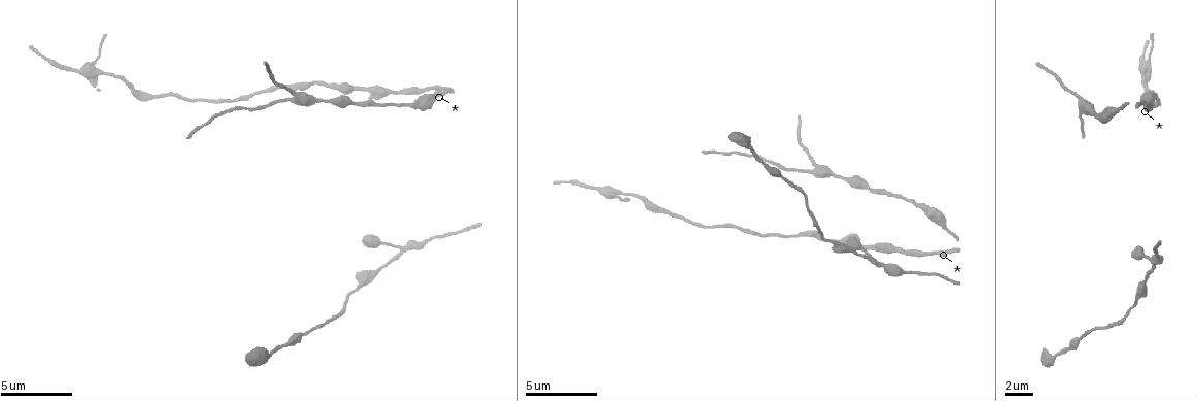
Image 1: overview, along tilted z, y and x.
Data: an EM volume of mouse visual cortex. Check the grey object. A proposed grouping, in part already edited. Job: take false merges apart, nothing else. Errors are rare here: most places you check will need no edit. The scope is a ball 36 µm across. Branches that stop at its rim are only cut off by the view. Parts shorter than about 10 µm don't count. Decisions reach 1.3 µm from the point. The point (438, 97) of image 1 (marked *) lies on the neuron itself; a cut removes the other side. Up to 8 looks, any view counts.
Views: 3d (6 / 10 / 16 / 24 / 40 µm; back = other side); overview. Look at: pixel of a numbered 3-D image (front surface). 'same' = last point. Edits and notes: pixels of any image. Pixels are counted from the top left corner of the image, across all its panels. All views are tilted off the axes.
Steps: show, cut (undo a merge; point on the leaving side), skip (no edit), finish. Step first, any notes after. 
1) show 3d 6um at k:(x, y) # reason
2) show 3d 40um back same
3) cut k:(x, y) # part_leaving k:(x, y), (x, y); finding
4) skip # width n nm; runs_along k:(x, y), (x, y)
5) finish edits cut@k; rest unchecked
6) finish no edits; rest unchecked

show 3d 6um at 1:(400, 252) # side arm on a straight run

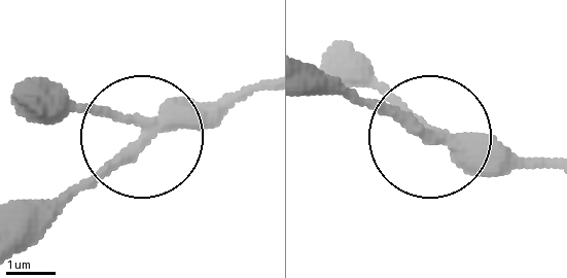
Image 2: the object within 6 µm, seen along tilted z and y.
show 3d 6um back at 2:(429, 134)

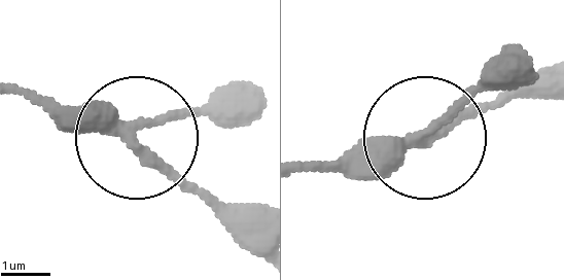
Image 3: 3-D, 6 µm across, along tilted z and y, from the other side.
skip # width 260 nm; continuous, no second neuron

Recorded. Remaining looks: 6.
show 3d 10um at 1:(322, 100) # narrows sharply

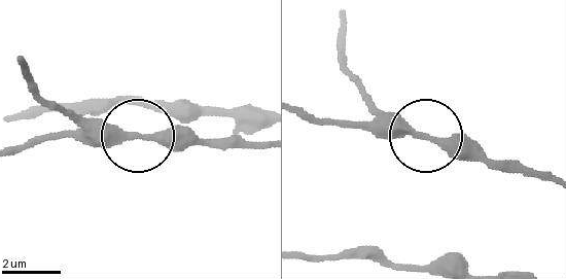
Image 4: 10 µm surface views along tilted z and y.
show 3d 10um back at 4:(425, 137)

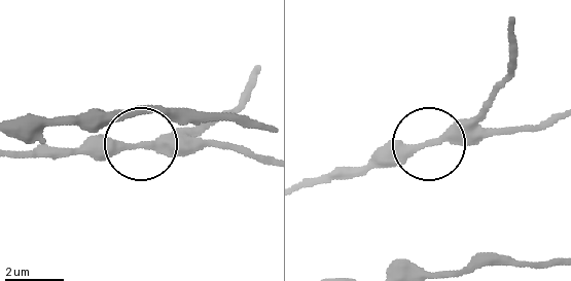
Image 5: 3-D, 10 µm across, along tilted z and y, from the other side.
skip # runs_along 5:(16, 150), (241, 143); continuous, no second neuron

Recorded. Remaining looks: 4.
show 3d 10um at 1:(793, 234) # calibre changes

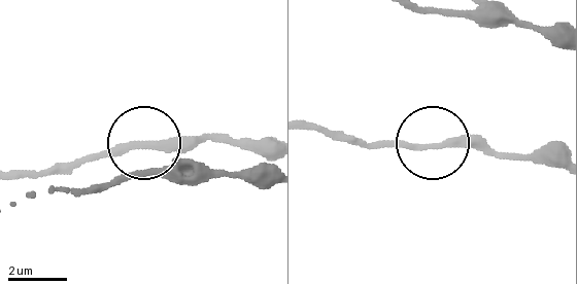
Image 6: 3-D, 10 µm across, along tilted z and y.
skip # runs_along 6:(553, 168), (461, 144), (350, 144); all the same neuron

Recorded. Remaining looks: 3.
show 3d 6um at 1:(102, 74) # sudden change in width

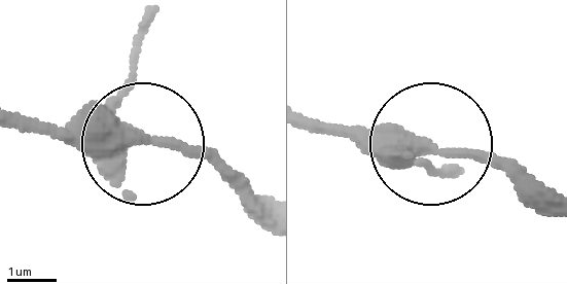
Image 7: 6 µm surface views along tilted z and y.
skip # runs_along 7:(261, 206), (206, 163), (156, 146), (24, 134); one neuron here

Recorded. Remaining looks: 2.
finish no edits; rest unchecked

